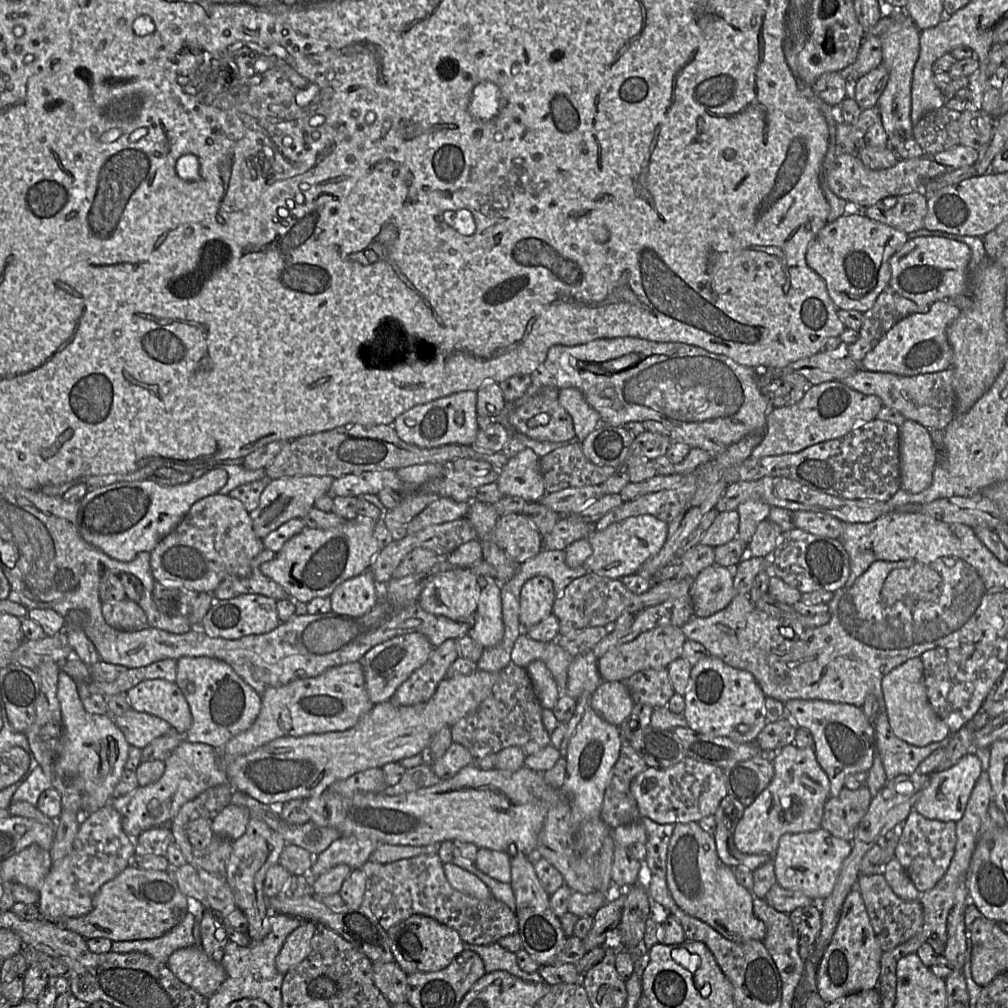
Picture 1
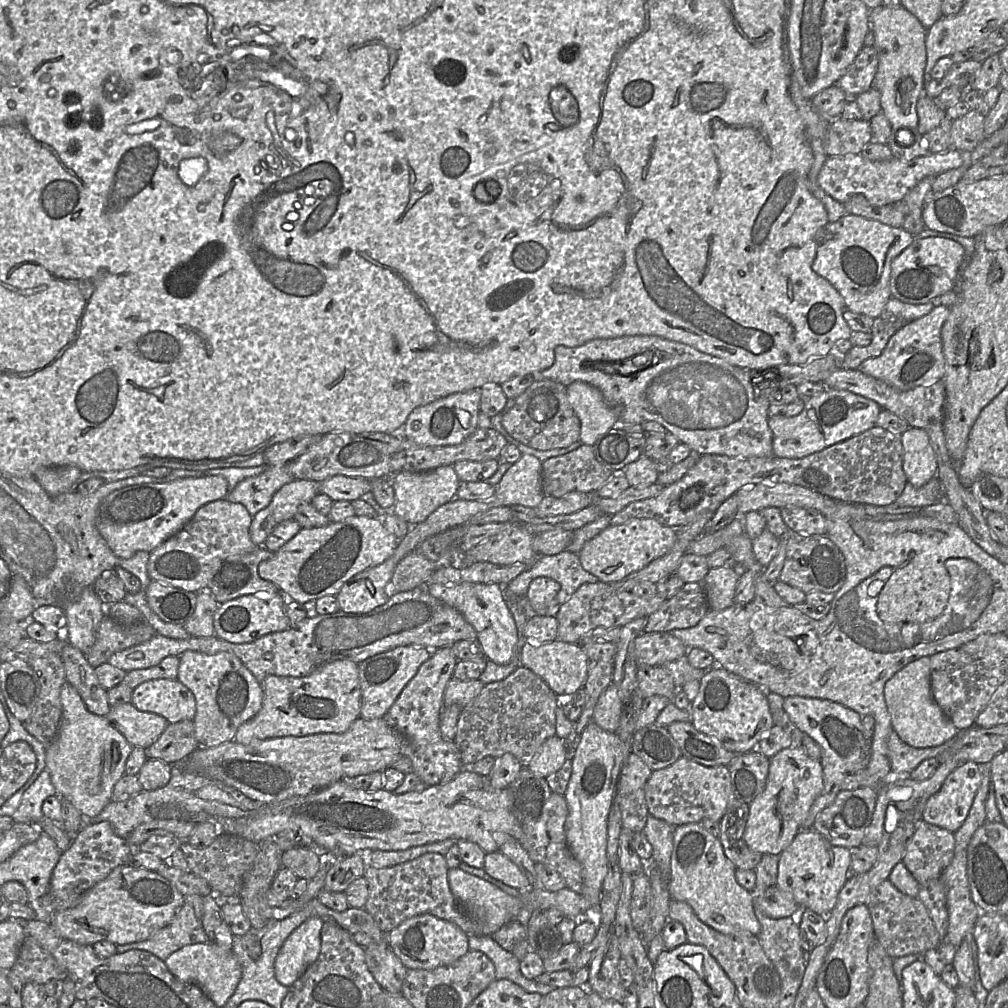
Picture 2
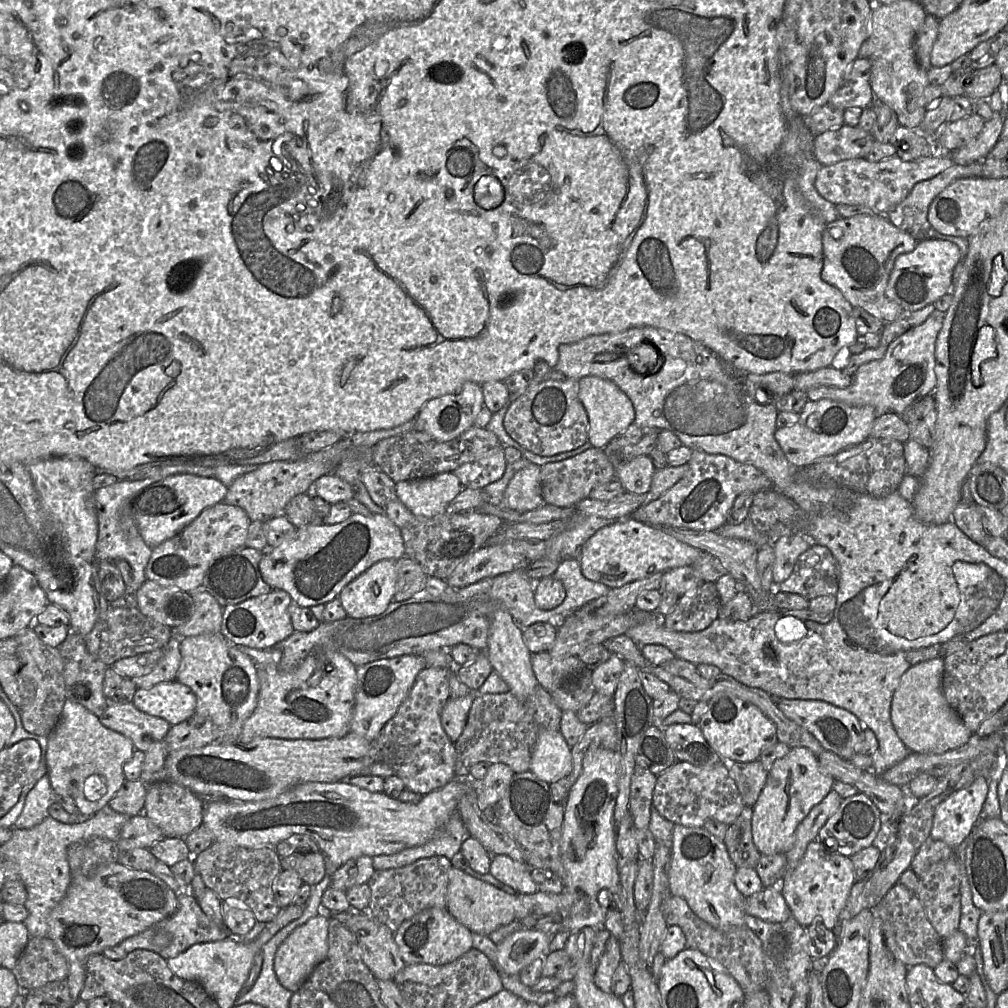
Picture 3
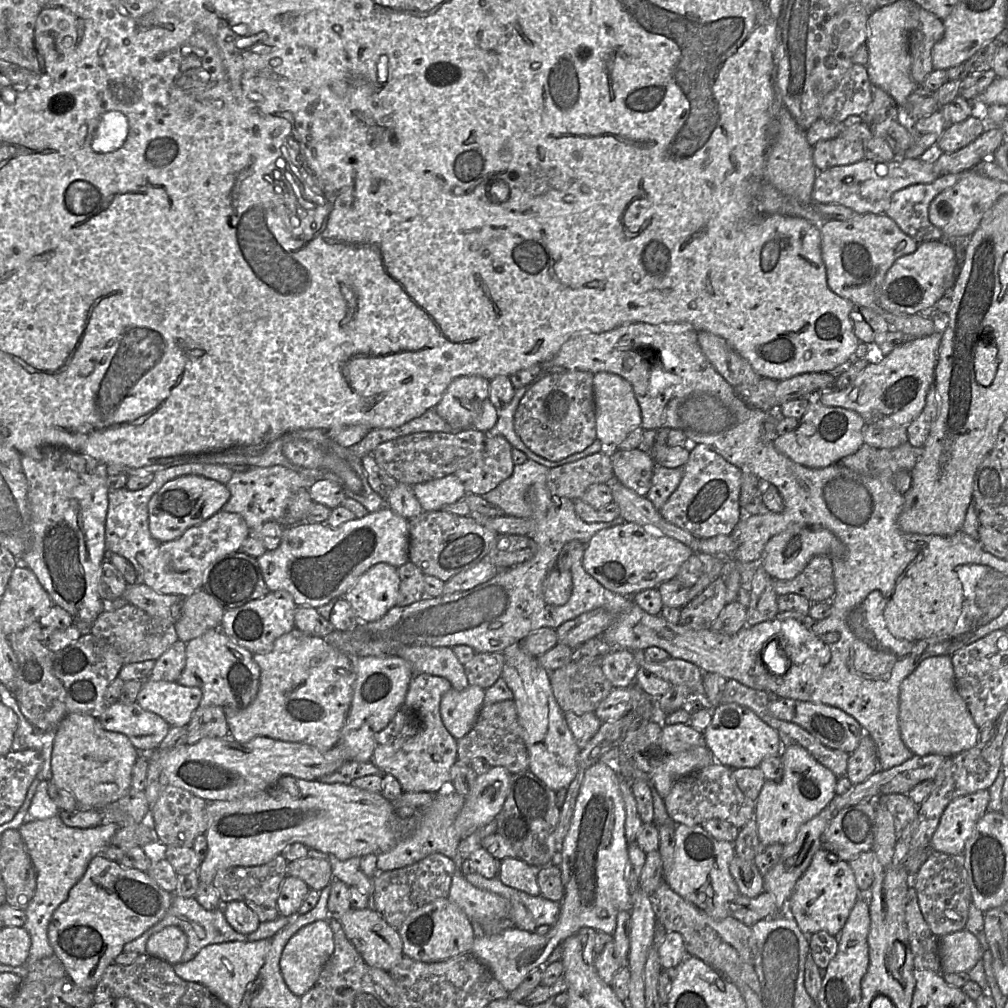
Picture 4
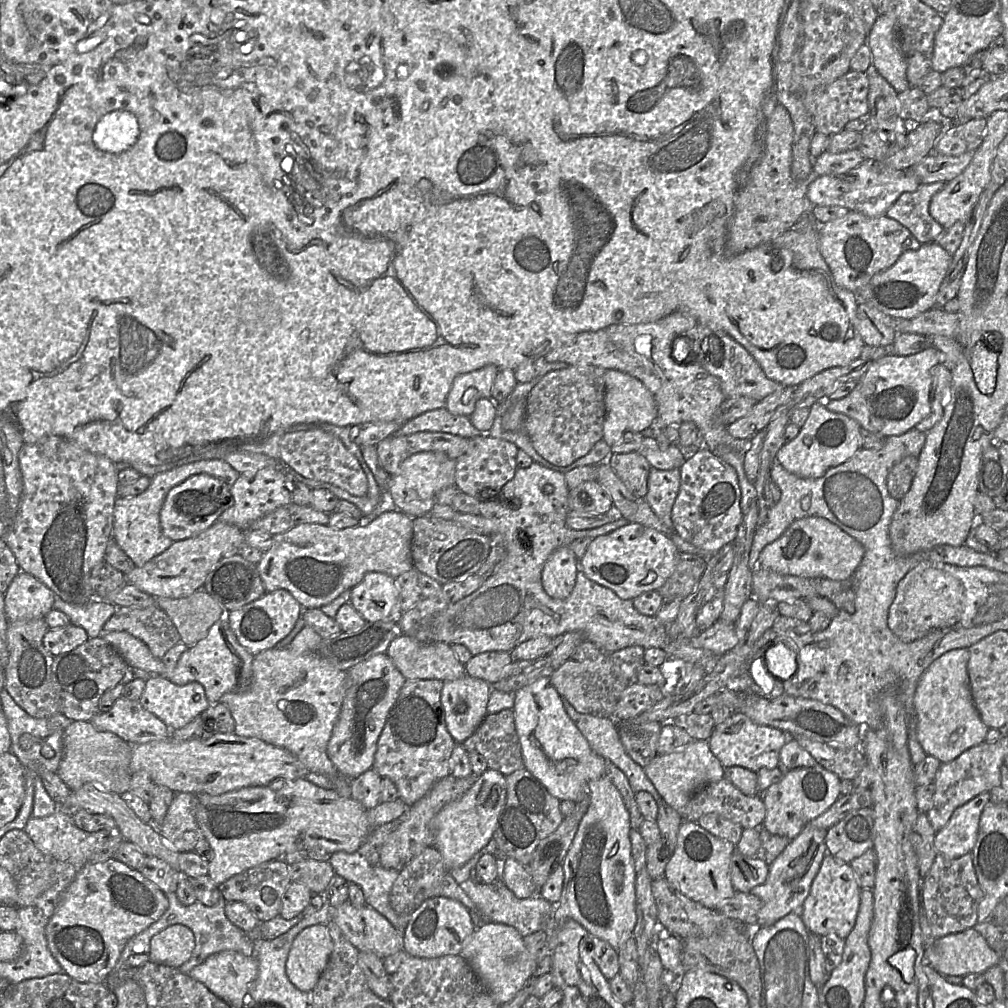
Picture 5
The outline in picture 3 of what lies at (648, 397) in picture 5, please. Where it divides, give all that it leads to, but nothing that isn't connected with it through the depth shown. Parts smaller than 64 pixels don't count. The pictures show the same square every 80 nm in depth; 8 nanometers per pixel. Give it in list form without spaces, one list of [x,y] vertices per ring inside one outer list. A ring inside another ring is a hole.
[[[596,376],[578,380],[578,397],[589,420],[588,442],[595,448],[604,448],[612,439],[621,435],[634,423],[635,410],[629,397],[612,381]]]

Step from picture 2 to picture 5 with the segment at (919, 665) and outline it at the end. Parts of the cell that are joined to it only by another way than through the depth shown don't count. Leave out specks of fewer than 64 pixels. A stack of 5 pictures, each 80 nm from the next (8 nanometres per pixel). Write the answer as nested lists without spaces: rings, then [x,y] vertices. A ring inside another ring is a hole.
[[[960,648],[946,652],[921,675],[915,696],[917,738],[928,756],[948,763],[964,751],[985,741],[988,730],[974,704],[967,670],[969,651]]]

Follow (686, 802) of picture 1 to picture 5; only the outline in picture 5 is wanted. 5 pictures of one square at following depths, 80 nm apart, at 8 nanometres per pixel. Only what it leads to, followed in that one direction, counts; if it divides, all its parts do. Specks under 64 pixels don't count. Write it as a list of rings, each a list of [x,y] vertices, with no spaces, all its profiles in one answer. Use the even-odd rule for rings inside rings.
[[[728,779],[707,784],[697,790],[682,808],[684,821],[696,822],[701,816],[716,813],[743,829],[762,827],[765,805],[761,794],[747,796]]]

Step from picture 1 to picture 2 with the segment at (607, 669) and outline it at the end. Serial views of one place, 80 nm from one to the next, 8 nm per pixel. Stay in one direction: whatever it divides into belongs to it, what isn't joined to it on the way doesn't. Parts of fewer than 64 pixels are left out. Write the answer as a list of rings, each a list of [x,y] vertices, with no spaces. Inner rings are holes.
[[[670,632],[641,633],[634,644],[638,667],[661,666],[685,656],[688,649]]]

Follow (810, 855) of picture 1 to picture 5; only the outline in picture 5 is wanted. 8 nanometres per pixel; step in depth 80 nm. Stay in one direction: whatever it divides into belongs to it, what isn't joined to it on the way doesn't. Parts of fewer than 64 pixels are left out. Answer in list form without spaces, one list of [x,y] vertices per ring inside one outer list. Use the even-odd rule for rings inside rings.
[[[827,853],[801,910],[807,930],[820,936],[836,934],[845,940],[855,926],[860,893],[861,887],[851,865]]]

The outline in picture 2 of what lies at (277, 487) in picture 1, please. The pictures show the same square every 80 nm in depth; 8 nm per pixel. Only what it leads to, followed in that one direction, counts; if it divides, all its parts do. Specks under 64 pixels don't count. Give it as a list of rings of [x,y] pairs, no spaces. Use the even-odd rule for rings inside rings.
[[[295,479],[283,485],[273,496],[270,504],[252,517],[250,537],[263,547],[273,529],[282,521],[293,519],[302,503],[311,502],[320,493],[320,482]]]

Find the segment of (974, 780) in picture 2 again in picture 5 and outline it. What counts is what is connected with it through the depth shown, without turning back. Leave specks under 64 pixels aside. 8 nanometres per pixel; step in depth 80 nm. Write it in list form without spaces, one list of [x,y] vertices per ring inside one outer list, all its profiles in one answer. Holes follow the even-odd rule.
[[[982,793],[958,807],[948,823],[936,833],[934,846],[938,854],[959,858],[971,854],[978,836],[980,817],[990,801],[990,793]]]

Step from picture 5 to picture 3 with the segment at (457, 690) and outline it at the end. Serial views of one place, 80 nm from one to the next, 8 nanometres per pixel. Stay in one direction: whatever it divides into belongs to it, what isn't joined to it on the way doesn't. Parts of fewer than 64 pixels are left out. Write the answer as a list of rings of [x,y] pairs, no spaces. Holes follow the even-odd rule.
[[[472,692],[463,697],[450,697],[441,711],[442,727],[453,743],[465,728],[468,713],[477,694],[478,692]]]

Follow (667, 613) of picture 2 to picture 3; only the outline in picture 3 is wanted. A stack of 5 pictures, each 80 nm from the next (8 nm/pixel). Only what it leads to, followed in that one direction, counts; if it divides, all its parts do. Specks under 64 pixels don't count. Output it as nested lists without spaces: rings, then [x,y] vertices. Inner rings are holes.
[[[705,581],[679,596],[670,613],[663,616],[663,623],[671,630],[701,631],[720,616],[721,606],[715,582]]]

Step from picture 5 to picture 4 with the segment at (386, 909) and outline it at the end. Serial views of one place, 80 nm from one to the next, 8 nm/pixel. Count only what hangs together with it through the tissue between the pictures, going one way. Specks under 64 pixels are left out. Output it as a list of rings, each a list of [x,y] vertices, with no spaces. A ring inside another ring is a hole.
[[[329,855],[328,861],[332,868],[333,880],[344,882],[348,887],[355,886],[371,898],[374,886],[373,879],[366,876],[360,868],[361,857],[339,860]]]

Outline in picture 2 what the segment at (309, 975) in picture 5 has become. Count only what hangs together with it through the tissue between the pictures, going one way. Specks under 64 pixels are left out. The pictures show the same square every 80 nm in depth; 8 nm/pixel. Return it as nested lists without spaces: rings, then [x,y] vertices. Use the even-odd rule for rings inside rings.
[[[312,916],[297,927],[281,946],[274,963],[275,977],[290,987],[314,963],[321,949],[324,921]]]

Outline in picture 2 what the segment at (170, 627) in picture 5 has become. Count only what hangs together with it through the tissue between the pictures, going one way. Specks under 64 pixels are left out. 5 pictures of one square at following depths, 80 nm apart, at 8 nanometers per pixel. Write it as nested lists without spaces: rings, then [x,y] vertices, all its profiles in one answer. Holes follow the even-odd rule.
[[[105,614],[97,630],[94,644],[85,654],[86,659],[96,668],[108,662],[114,653],[143,643],[156,633],[145,618],[137,622],[124,623]]]

